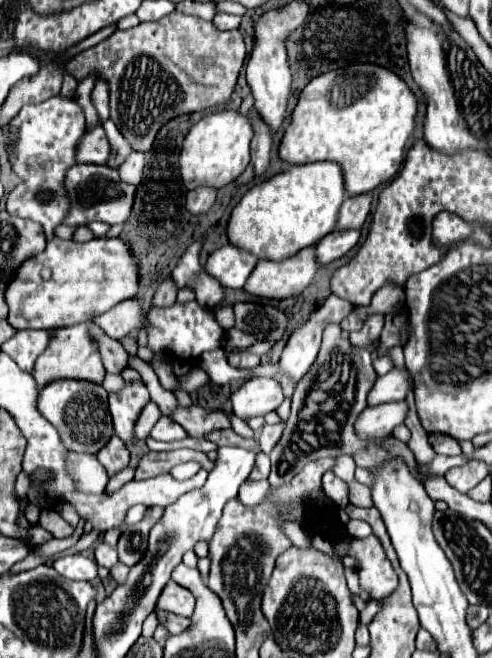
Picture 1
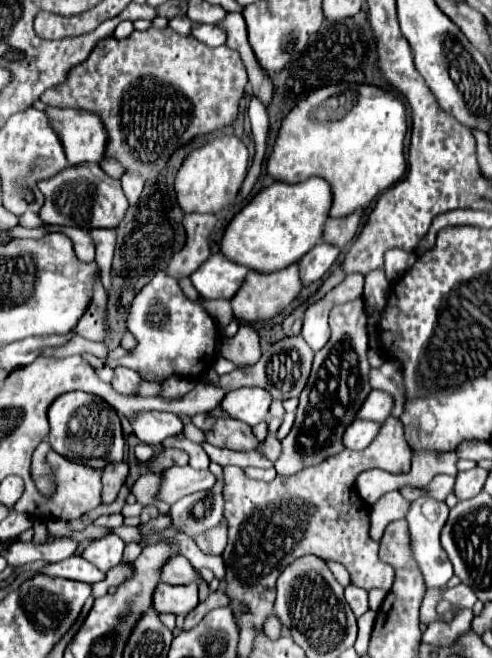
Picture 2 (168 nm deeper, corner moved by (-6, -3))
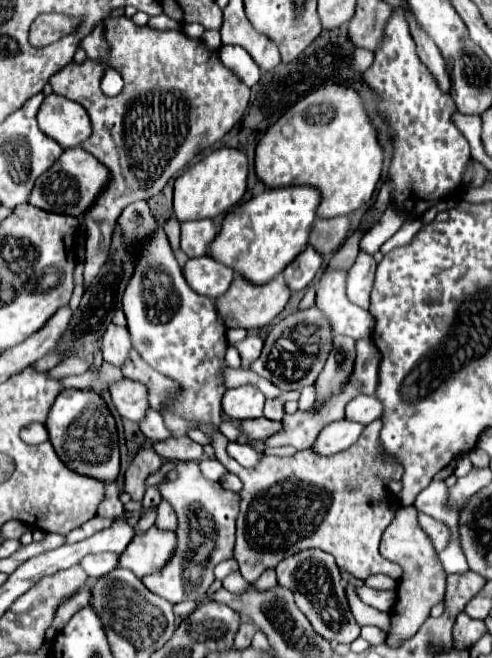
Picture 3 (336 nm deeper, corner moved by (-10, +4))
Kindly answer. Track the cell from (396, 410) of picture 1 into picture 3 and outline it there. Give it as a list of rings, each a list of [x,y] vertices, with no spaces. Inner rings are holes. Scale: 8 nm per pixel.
[[[336,421],[326,425],[326,429],[320,431],[318,439],[312,445],[312,451],[318,455],[334,455],[344,451],[346,447],[350,447],[362,433],[364,425],[352,423],[352,421]]]

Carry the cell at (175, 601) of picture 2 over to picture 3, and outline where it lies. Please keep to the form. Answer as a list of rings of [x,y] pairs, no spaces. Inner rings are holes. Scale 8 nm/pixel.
[[[186,461],[176,465],[178,479],[166,481],[160,487],[164,499],[170,501],[172,509],[178,515],[176,539],[178,549],[170,557],[170,561],[152,575],[142,577],[142,583],[156,595],[164,597],[172,605],[186,599],[202,599],[208,587],[214,581],[214,567],[232,557],[234,539],[236,539],[236,517],[240,511],[240,495],[224,489],[218,481],[212,481],[200,473],[198,463]]]

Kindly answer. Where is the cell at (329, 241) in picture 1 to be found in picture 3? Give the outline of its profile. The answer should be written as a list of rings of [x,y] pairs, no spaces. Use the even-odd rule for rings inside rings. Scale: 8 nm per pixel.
[[[306,247],[286,269],[284,269],[284,281],[290,291],[300,291],[308,287],[308,283],[314,279],[322,265],[322,257],[312,249]]]

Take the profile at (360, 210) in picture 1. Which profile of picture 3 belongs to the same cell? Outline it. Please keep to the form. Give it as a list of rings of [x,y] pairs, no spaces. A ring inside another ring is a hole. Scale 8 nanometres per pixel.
[[[334,217],[334,219],[316,219],[312,223],[308,245],[314,247],[320,255],[330,255],[334,249],[338,249],[350,229],[348,217]]]

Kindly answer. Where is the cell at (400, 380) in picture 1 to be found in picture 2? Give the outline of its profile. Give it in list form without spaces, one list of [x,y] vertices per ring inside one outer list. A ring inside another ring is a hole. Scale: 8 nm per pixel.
[[[372,390],[366,398],[366,404],[362,404],[362,412],[358,412],[358,418],[364,420],[378,420],[384,422],[394,408],[394,398],[384,390]]]

